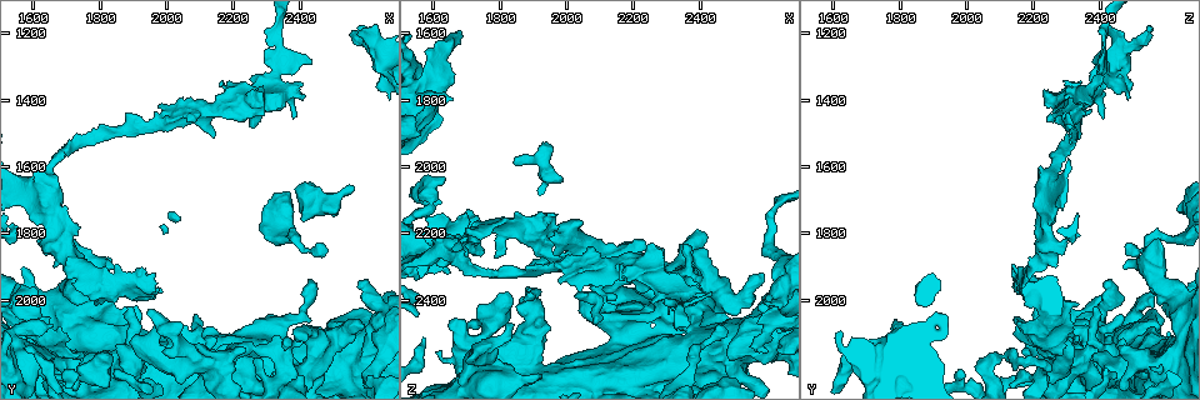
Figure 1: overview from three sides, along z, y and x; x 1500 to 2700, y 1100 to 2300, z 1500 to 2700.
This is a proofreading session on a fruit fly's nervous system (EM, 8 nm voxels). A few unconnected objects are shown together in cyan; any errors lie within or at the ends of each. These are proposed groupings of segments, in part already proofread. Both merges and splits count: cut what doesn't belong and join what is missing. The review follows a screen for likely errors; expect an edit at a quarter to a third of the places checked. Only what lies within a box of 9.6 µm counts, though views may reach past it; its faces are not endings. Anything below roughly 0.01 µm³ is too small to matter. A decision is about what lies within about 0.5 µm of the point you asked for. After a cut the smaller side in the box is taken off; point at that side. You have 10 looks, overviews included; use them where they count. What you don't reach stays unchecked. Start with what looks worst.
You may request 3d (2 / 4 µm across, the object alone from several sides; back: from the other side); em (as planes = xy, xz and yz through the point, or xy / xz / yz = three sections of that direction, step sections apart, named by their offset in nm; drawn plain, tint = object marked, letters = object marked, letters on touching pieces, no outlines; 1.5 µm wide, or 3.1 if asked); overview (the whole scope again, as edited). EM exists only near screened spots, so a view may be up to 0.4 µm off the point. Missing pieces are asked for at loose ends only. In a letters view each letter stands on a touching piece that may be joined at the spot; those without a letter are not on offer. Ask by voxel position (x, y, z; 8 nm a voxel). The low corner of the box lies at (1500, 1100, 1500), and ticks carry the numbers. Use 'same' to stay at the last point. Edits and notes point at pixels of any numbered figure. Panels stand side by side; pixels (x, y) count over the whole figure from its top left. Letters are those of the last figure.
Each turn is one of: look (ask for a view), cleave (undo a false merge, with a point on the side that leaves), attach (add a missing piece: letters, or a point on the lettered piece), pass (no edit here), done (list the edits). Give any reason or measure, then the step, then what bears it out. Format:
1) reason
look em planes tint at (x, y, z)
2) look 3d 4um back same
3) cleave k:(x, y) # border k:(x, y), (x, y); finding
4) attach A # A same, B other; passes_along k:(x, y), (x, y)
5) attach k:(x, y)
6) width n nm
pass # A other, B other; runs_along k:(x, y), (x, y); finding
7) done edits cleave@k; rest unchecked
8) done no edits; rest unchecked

sharp bend
look em yz step 4 tint at (2340, 1390, 2360)

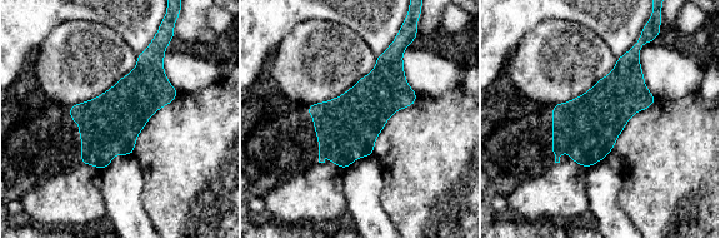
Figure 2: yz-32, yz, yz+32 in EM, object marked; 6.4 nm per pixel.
cut it another way
look em xy step 4 letters same

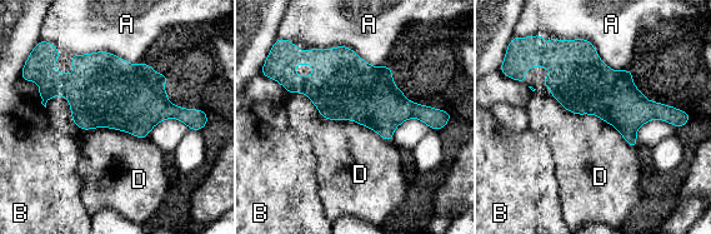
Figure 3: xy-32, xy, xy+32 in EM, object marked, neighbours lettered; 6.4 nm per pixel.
pass # A other, B other, D other; all the same cell

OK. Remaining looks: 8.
free end
look em planes plain at (2600, 1180, 2560)

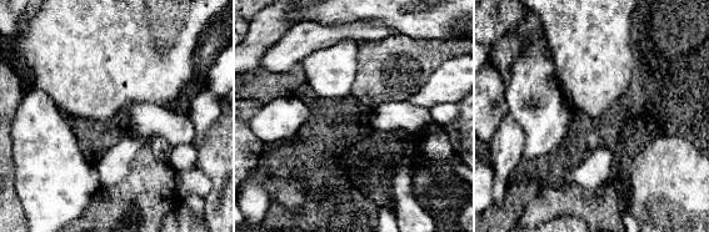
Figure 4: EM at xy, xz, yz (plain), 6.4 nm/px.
look em planes letters same

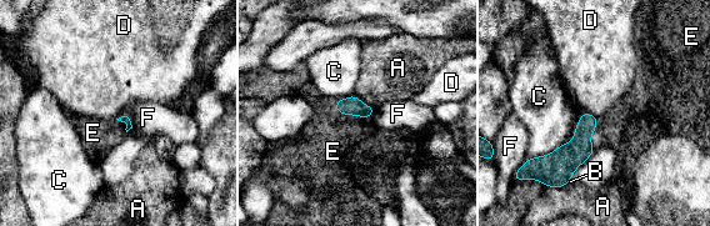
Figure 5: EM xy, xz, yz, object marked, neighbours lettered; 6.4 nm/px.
longest_contact E 240 nm
attach E # A other, B other, C other, D other, E same, F other; passes_along 5:(351, 105), (350, 114), (334, 149); the cell continues

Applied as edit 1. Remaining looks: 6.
abrupt turn
look em xy step 8 tint at (2130, 1430, 2310)

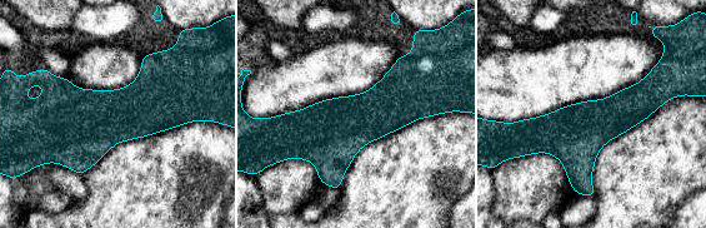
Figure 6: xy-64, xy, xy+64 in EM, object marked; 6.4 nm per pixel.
cut it another way
look em planes letters same

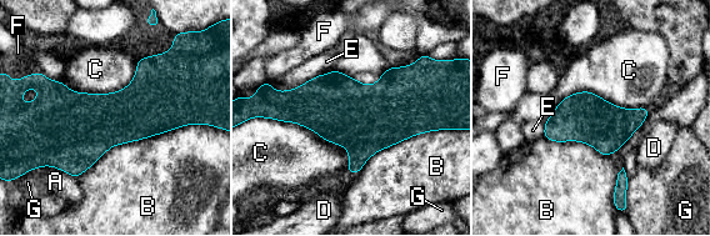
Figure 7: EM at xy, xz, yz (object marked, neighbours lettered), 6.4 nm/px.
pass # A other, B other, C other, D other, E other, F other, G other; border 7:(646, 108), (576, 91), (549, 118); all the same cell

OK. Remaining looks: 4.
branch stops here
look 3d 2um at (1820, 1900, 2160)

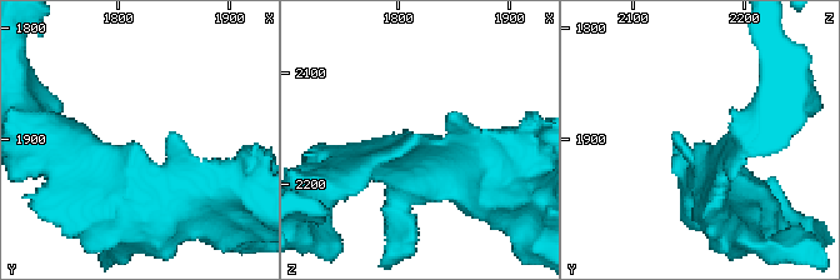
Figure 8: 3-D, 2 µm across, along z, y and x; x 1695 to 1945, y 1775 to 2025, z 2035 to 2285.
now the EM
look em planes plain at (1814, 1900, 2158)

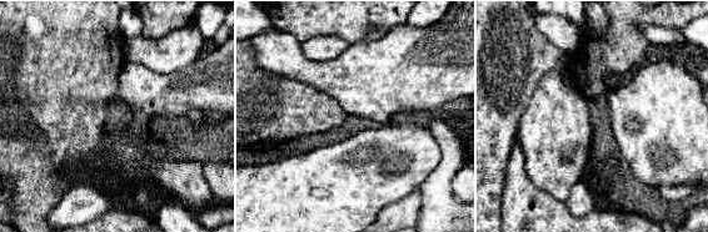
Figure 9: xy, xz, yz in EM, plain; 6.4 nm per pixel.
look em planes letters same

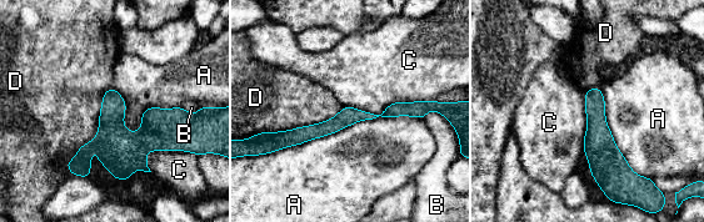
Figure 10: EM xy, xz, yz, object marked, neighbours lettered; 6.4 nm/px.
pass # A other, B other, C other, D other; border 10:(111, 86), (98, 134), (68, 162); no lettered piece goes on from it

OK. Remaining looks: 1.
done edits attach@5; rest unchecked

